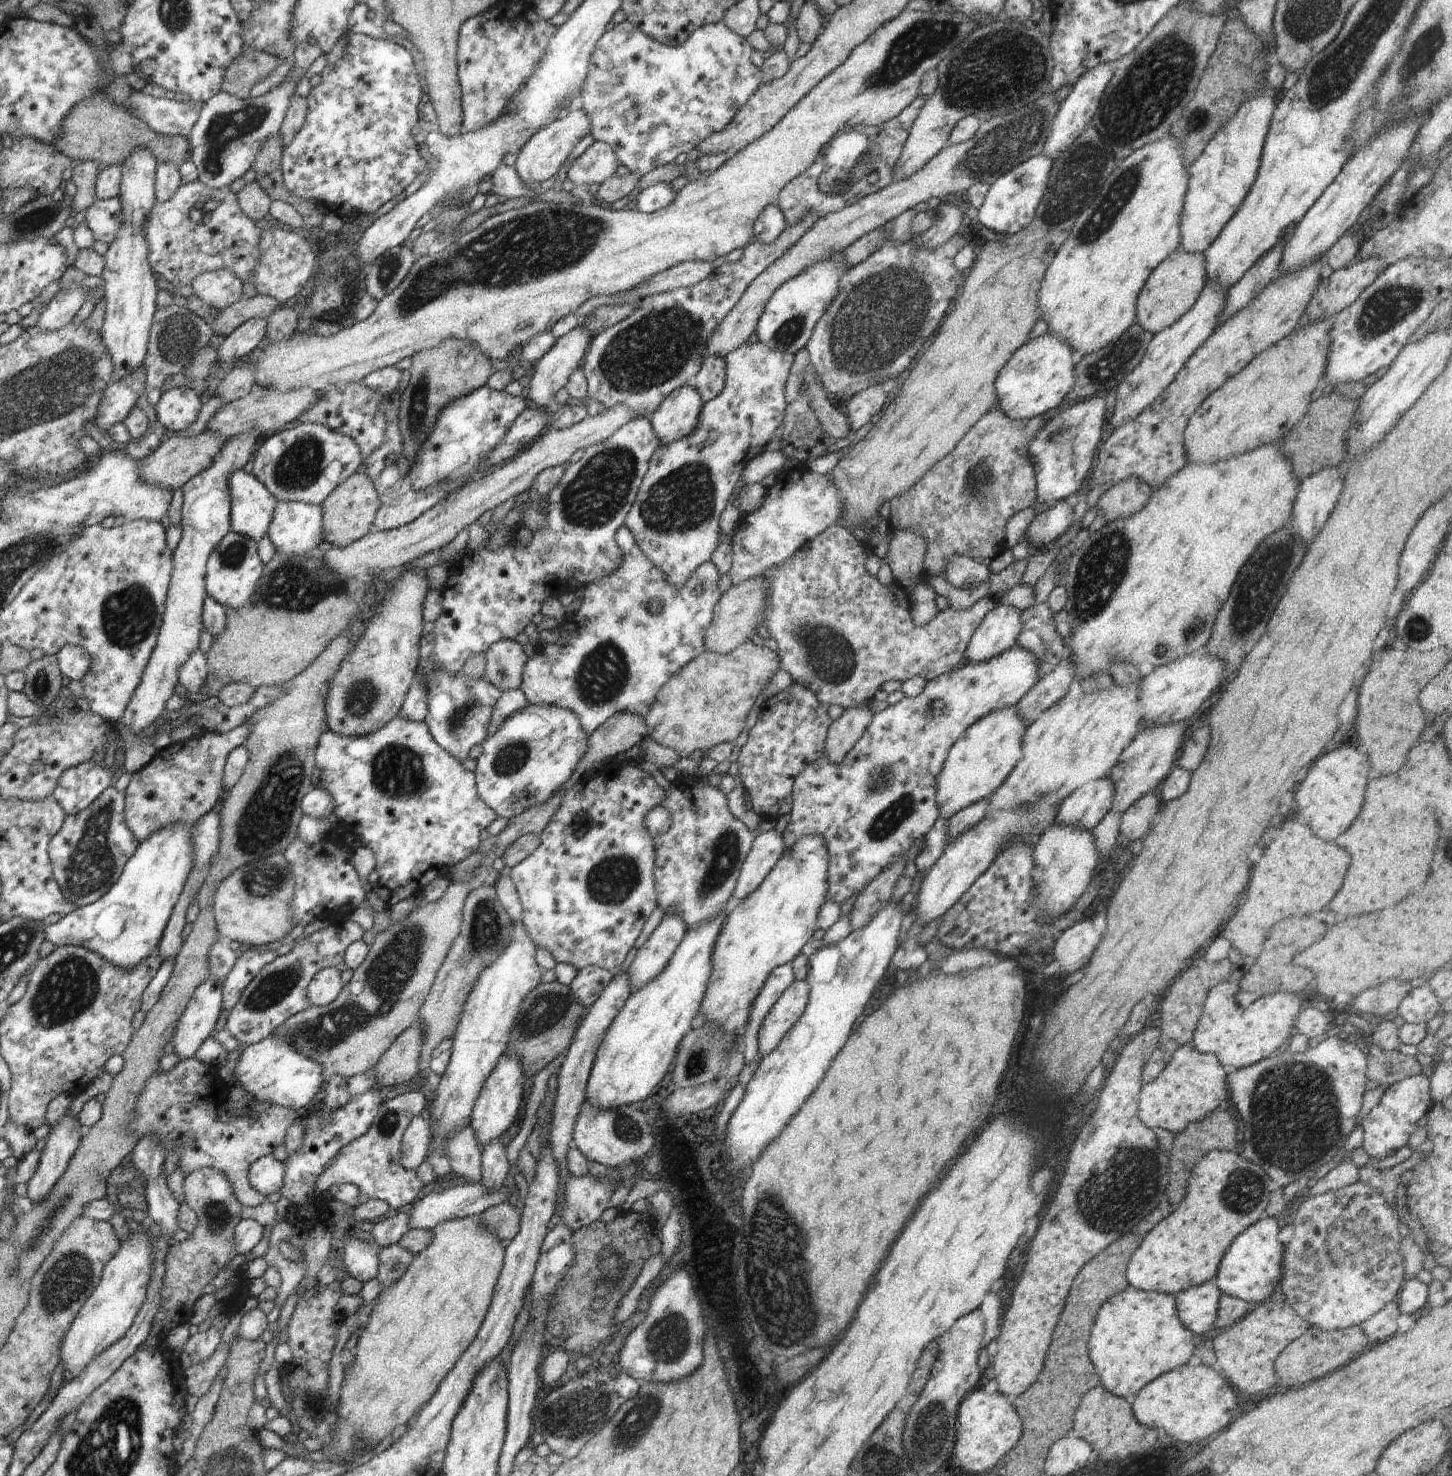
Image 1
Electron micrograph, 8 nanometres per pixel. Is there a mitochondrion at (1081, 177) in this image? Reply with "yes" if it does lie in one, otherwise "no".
yes

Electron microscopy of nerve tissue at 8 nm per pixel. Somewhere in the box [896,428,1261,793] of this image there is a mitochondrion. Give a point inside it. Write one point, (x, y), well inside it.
(1103, 567)

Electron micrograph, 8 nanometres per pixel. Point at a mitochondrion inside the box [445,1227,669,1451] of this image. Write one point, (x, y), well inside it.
(585, 1411)

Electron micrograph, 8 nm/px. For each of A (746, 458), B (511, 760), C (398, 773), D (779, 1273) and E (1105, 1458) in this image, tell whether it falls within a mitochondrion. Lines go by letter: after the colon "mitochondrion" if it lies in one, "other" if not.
A: other
B: mitochondrion
C: mitochondrion
D: mitochondrion
E: other

